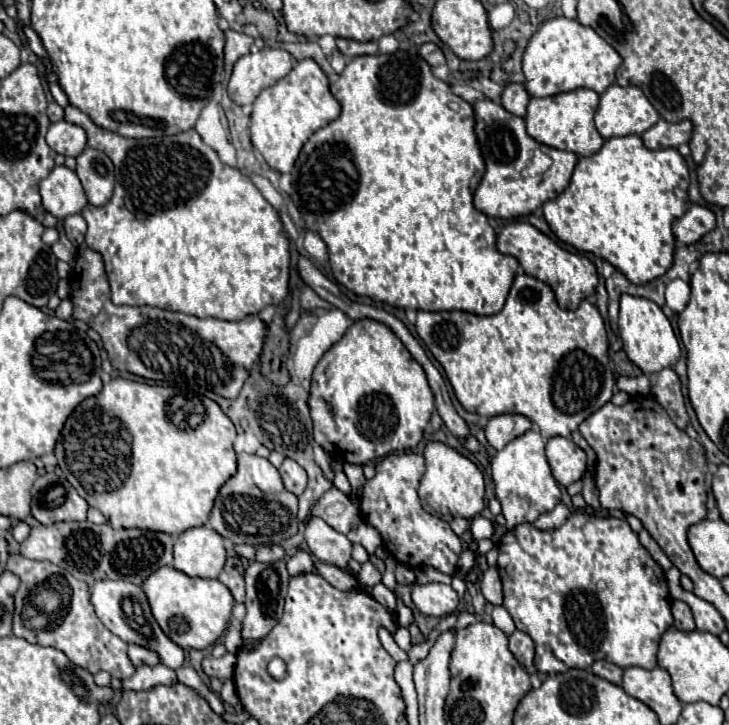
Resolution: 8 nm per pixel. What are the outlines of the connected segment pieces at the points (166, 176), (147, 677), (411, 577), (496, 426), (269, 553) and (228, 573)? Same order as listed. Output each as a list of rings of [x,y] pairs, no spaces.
[[[67,106],[65,108],[65,120],[79,124],[87,130],[87,142],[91,148],[105,152],[111,162],[115,164],[115,192],[113,198],[105,204],[105,206],[87,206],[81,216],[87,220],[87,236],[85,236],[85,244],[91,250],[97,250],[103,256],[105,262],[105,272],[109,278],[109,286],[111,286],[111,300],[113,304],[127,304],[127,306],[155,306],[155,308],[165,308],[165,310],[177,310],[183,314],[191,314],[197,318],[219,318],[219,320],[229,320],[235,322],[239,318],[245,318],[249,314],[259,314],[265,306],[271,304],[280,304],[288,295],[289,291],[289,240],[285,236],[283,224],[279,220],[277,210],[263,198],[263,194],[259,192],[259,188],[251,182],[249,176],[245,176],[241,170],[231,168],[227,164],[223,164],[217,156],[217,152],[213,148],[209,148],[201,136],[195,130],[187,130],[175,136],[163,136],[163,138],[139,138],[139,140],[131,140],[131,138],[123,138],[111,130],[105,130],[101,126],[97,126],[85,112],[77,110],[75,106]]]
[[[159,664],[159,666],[139,666],[137,672],[123,682],[123,690],[149,690],[157,684],[175,684],[175,670]]]
[[[397,564],[395,576],[397,576],[399,584],[413,584],[415,582],[415,574],[407,566],[403,566],[403,564]]]
[[[499,414],[489,418],[485,426],[485,438],[495,450],[501,450],[511,440],[515,440],[517,436],[525,434],[531,428],[533,428],[533,422],[521,414]]]
[[[271,544],[271,546],[261,546],[261,548],[257,550],[257,556],[255,556],[255,560],[259,560],[259,562],[265,562],[265,564],[271,564],[271,562],[283,560],[285,556],[287,556],[287,554],[285,554],[283,546],[279,546],[279,544]]]
[[[229,556],[219,580],[231,590],[235,602],[245,602],[245,580],[243,580],[243,562],[239,556]]]

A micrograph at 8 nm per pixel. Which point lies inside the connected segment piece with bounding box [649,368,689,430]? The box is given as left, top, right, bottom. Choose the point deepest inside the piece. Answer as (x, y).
(666, 387)

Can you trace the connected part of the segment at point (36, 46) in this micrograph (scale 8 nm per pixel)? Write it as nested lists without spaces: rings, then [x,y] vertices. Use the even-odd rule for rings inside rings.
[[[23,26],[23,32],[28,40],[28,47],[34,54],[38,57],[50,60],[37,33],[30,26]]]

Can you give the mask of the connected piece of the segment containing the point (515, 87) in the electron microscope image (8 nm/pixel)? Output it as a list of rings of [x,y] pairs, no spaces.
[[[507,84],[505,92],[501,96],[501,106],[507,112],[523,118],[529,100],[531,100],[531,96],[529,96],[529,92],[527,92],[527,88],[523,84]]]

